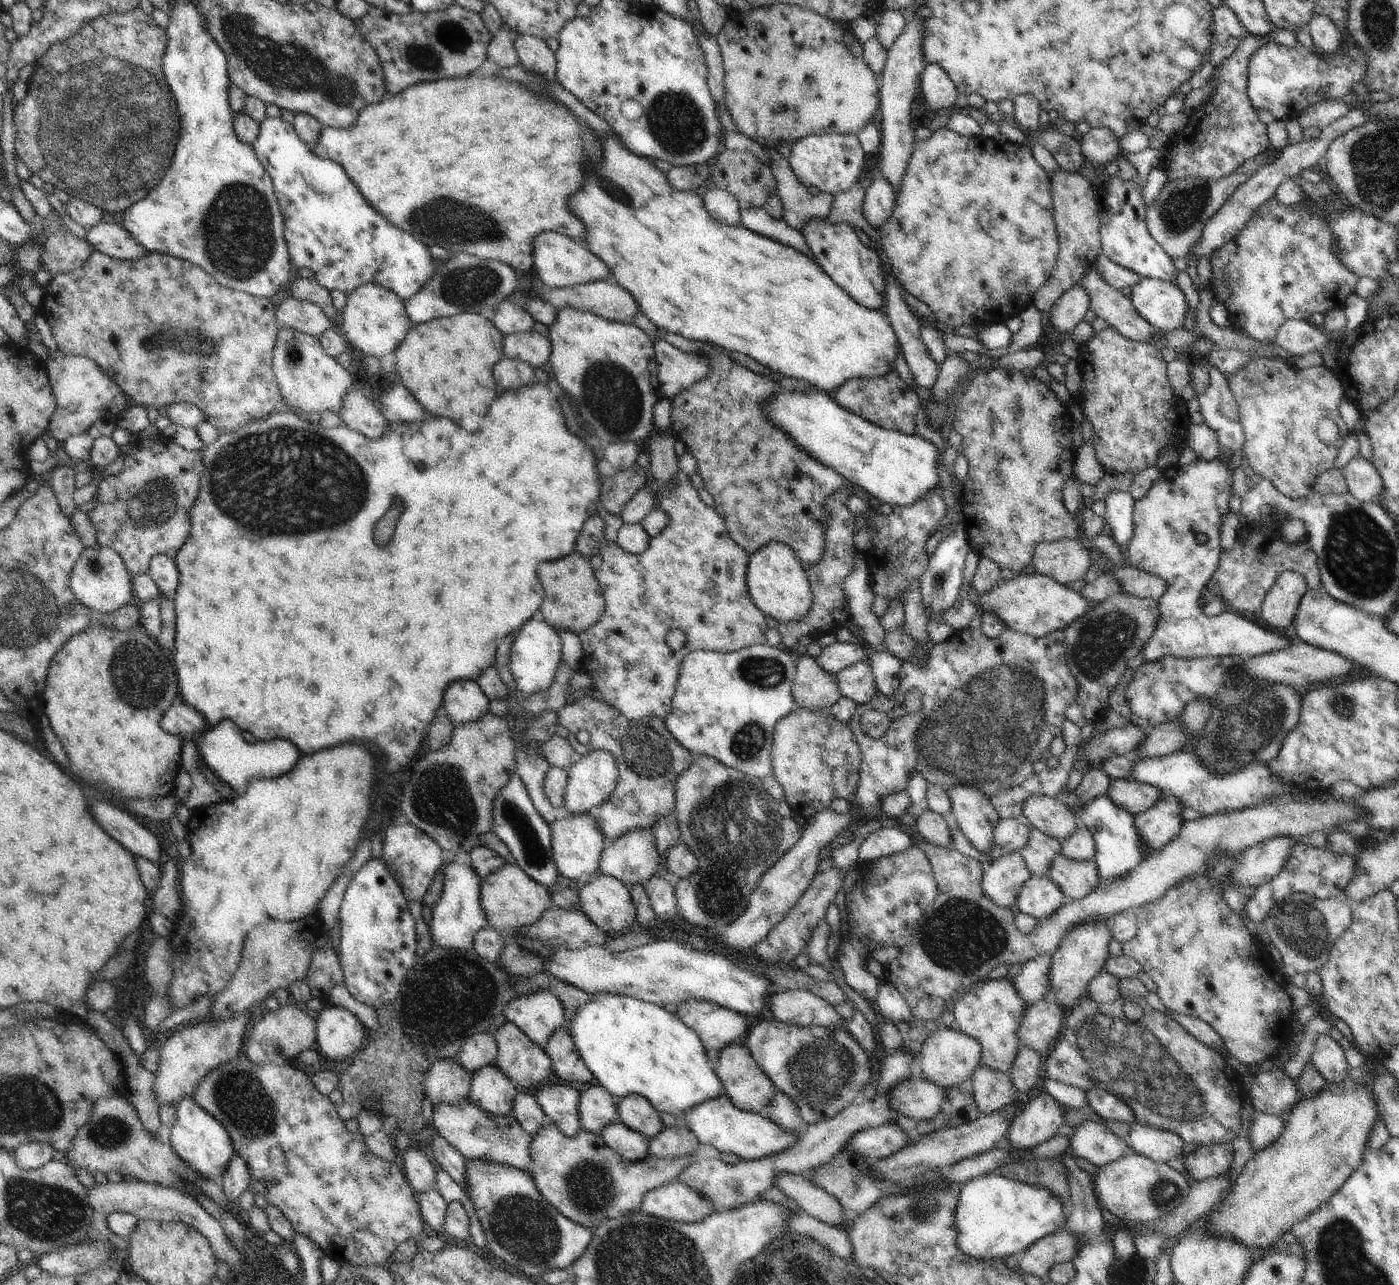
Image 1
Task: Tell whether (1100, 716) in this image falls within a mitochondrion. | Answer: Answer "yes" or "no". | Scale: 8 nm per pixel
no

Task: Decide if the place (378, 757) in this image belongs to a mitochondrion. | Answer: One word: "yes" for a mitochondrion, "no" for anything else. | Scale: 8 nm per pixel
no

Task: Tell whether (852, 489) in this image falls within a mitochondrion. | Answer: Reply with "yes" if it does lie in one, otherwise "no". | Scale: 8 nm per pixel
no

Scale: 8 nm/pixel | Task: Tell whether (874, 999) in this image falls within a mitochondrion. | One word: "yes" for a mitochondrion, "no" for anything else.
no

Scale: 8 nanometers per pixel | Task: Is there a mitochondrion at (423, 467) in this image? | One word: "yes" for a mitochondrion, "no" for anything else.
yes

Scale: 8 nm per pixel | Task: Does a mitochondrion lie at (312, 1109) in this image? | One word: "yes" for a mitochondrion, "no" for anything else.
no

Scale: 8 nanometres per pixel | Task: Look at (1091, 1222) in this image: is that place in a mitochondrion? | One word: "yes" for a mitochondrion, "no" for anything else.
no

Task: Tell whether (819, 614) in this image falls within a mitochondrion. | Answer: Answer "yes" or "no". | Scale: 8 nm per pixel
no

